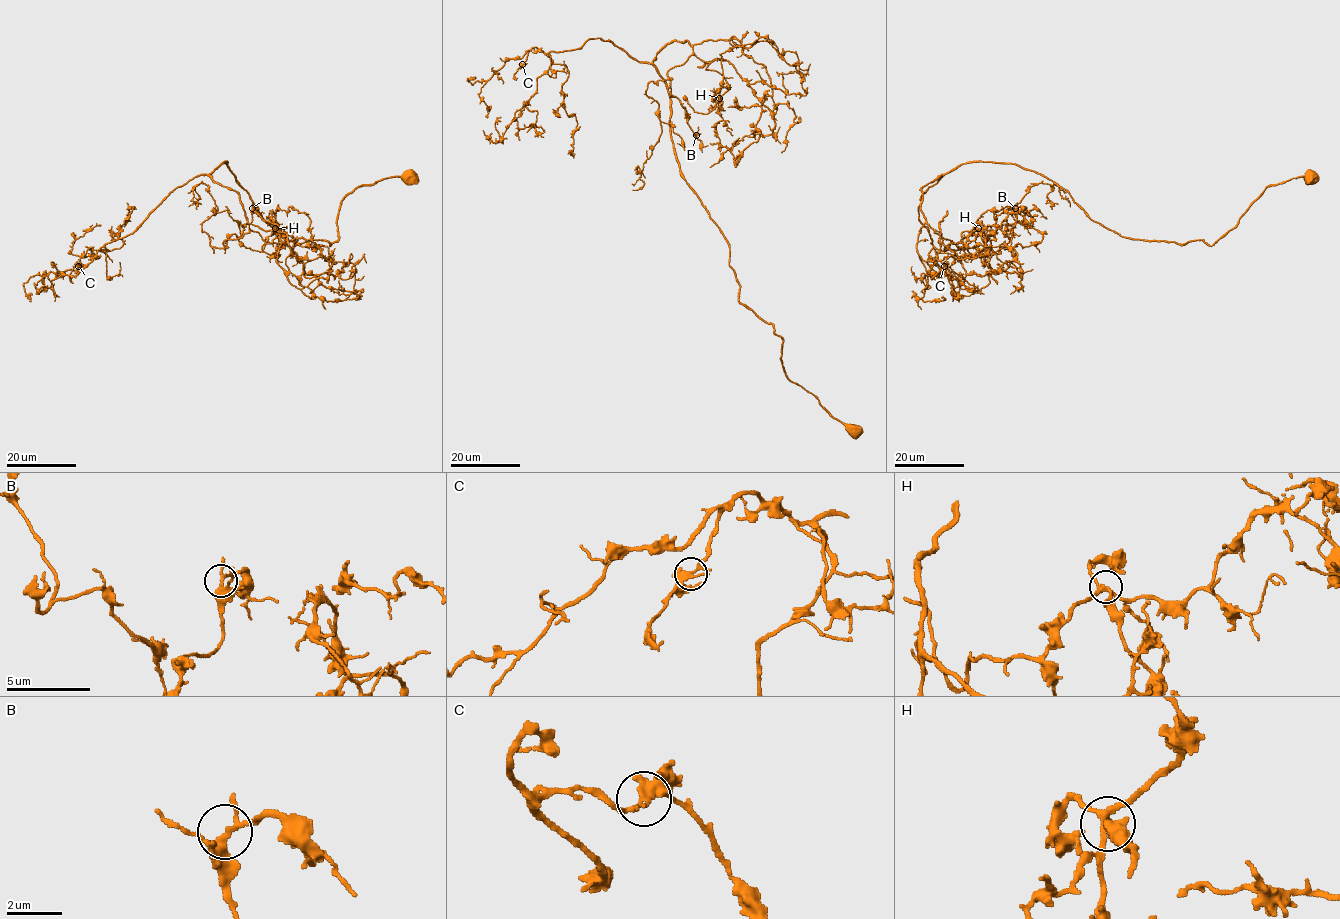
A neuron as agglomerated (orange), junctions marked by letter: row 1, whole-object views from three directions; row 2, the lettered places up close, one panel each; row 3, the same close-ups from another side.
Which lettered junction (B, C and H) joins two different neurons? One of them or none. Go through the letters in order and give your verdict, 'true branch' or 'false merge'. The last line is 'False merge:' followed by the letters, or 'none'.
B: true branch
C: true branch
H: false merge
False merge: H

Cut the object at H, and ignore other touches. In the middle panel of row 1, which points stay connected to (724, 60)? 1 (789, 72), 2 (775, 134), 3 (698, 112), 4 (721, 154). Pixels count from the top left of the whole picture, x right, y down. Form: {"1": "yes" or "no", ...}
{"1": "no", "2": "yes", "3": "yes", "4": "no"}

